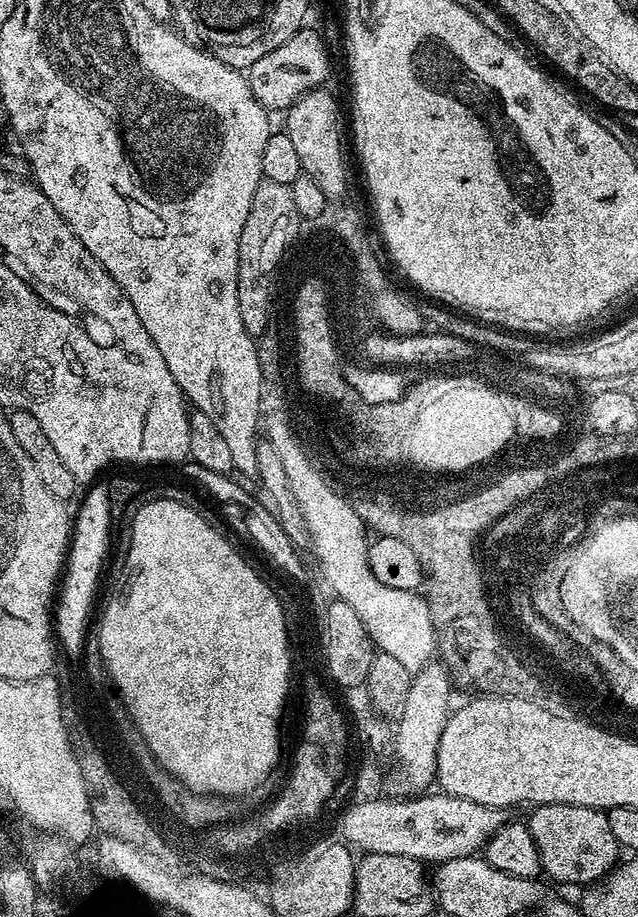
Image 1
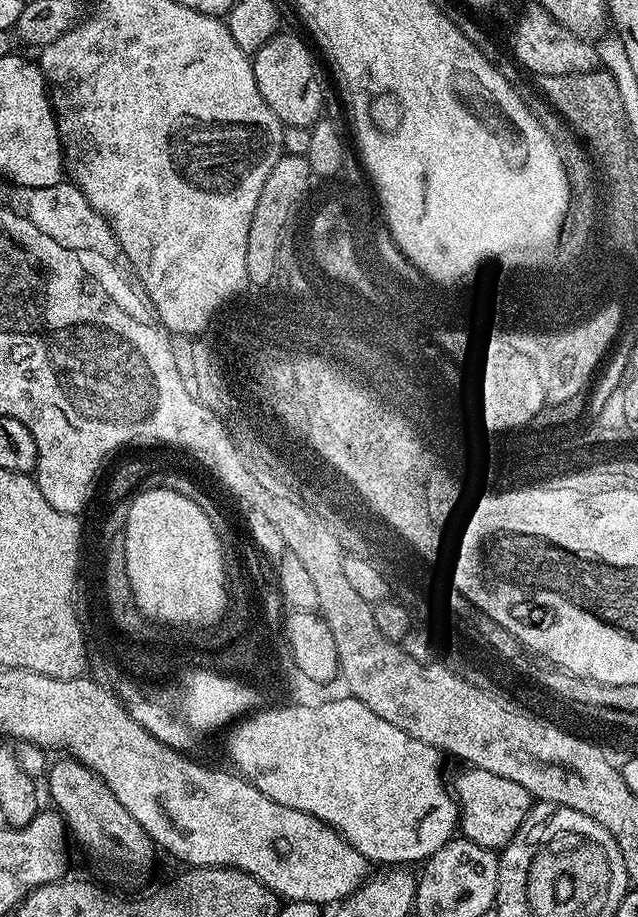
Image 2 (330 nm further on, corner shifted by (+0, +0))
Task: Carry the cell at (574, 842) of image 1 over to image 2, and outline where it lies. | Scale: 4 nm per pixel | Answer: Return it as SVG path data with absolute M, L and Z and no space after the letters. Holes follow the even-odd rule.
M471 766L463 770L465 772L460 780L460 796L458 792L458 828L463 839L473 840L483 848L504 849L511 844L516 831L529 819L534 797L525 788L518 786L518 782L510 782L510 778L498 778L498 774L490 774L486 770Z

